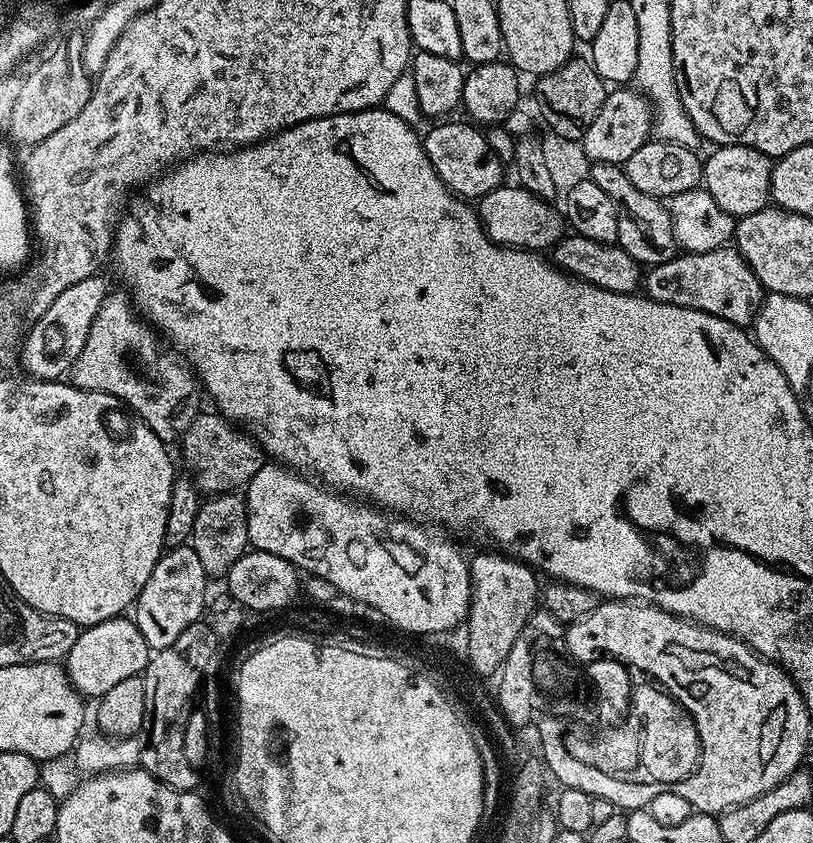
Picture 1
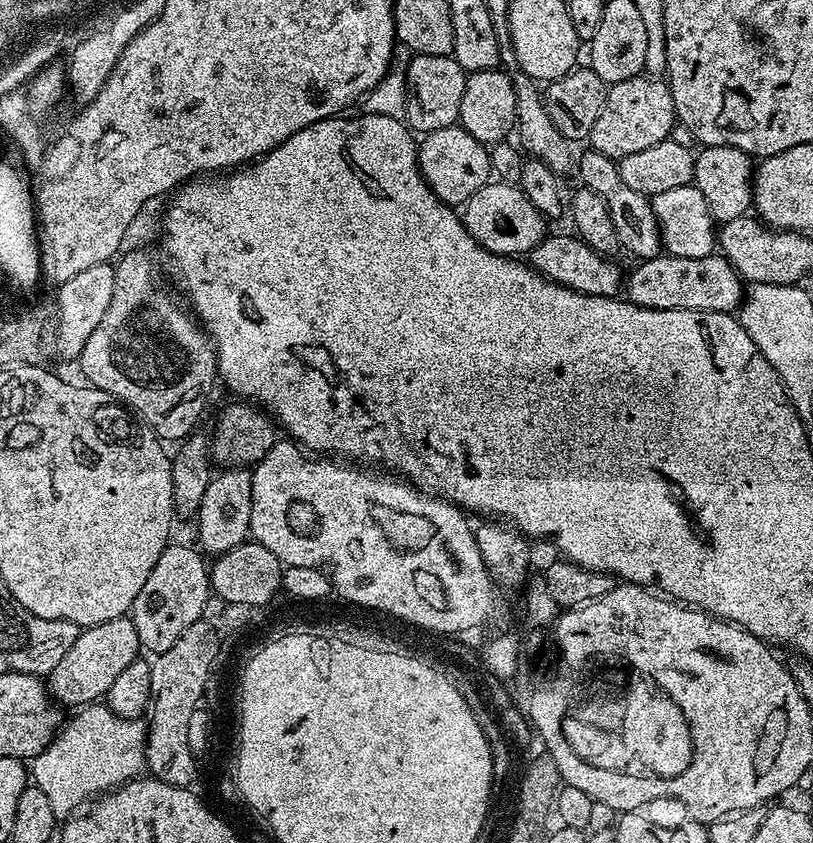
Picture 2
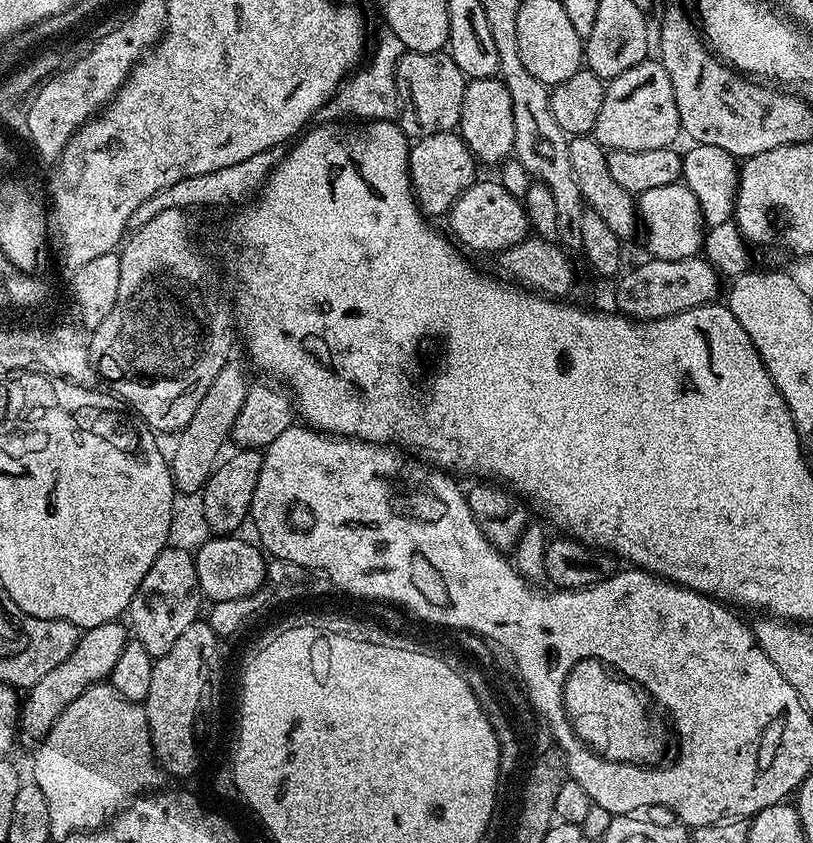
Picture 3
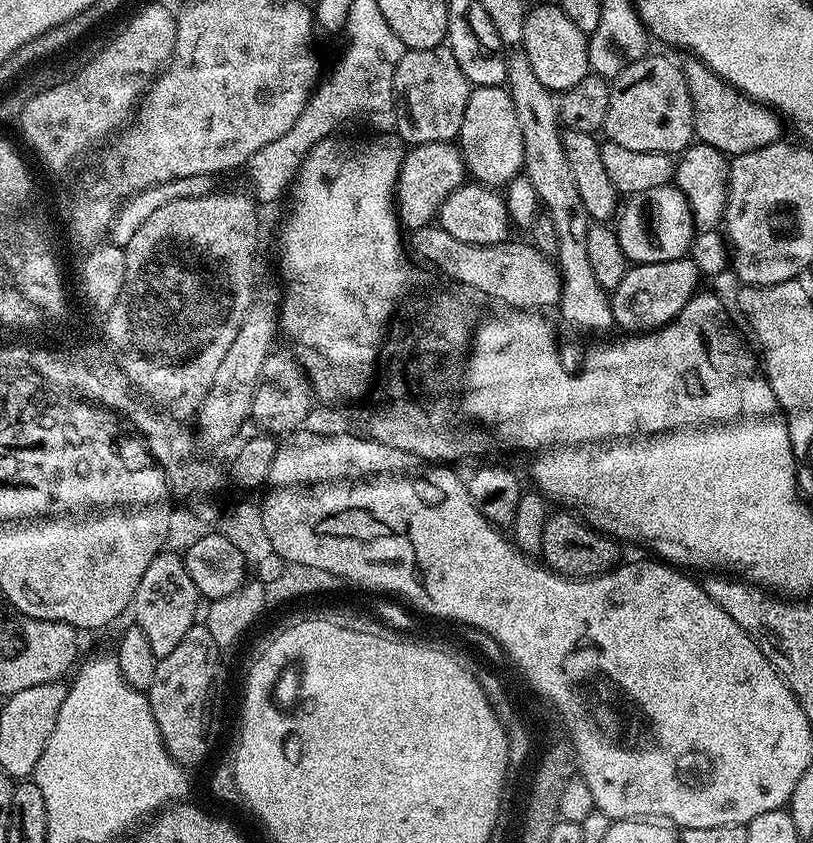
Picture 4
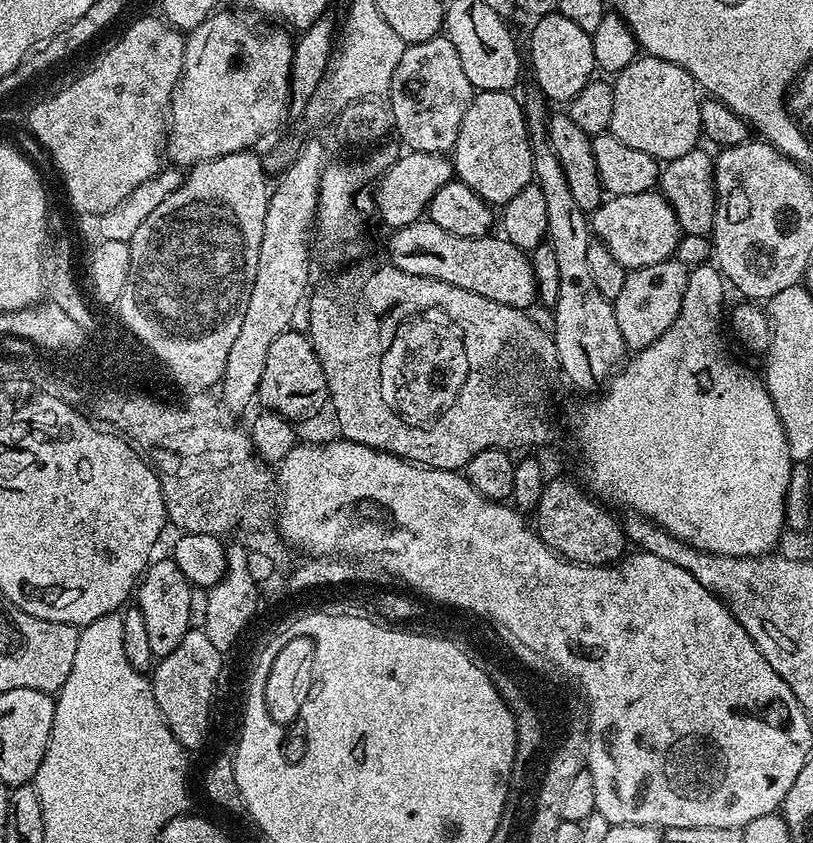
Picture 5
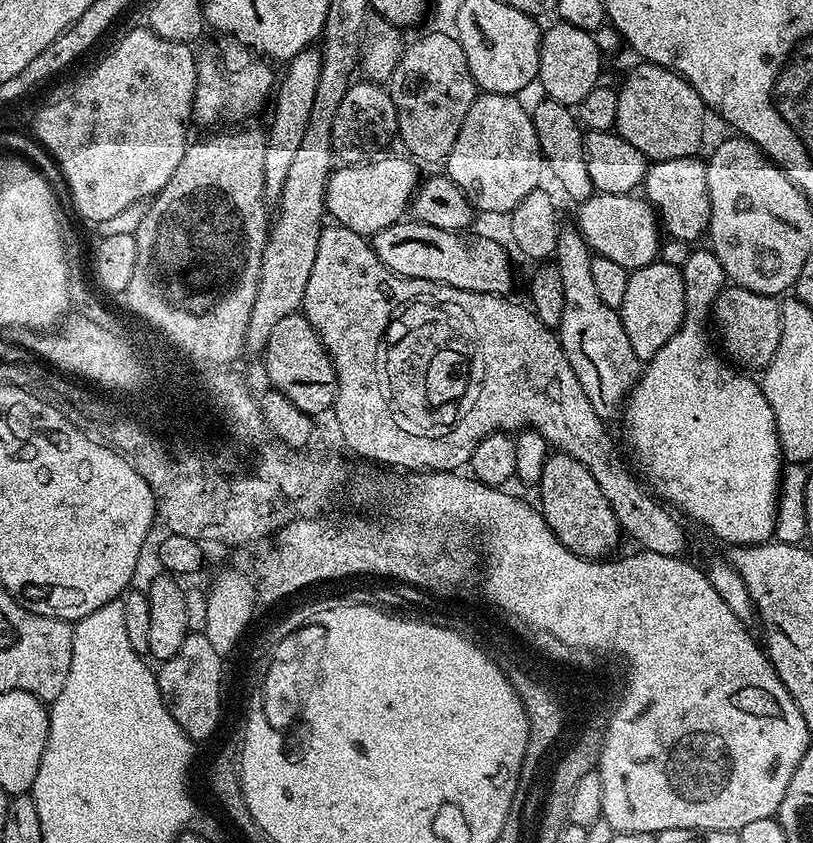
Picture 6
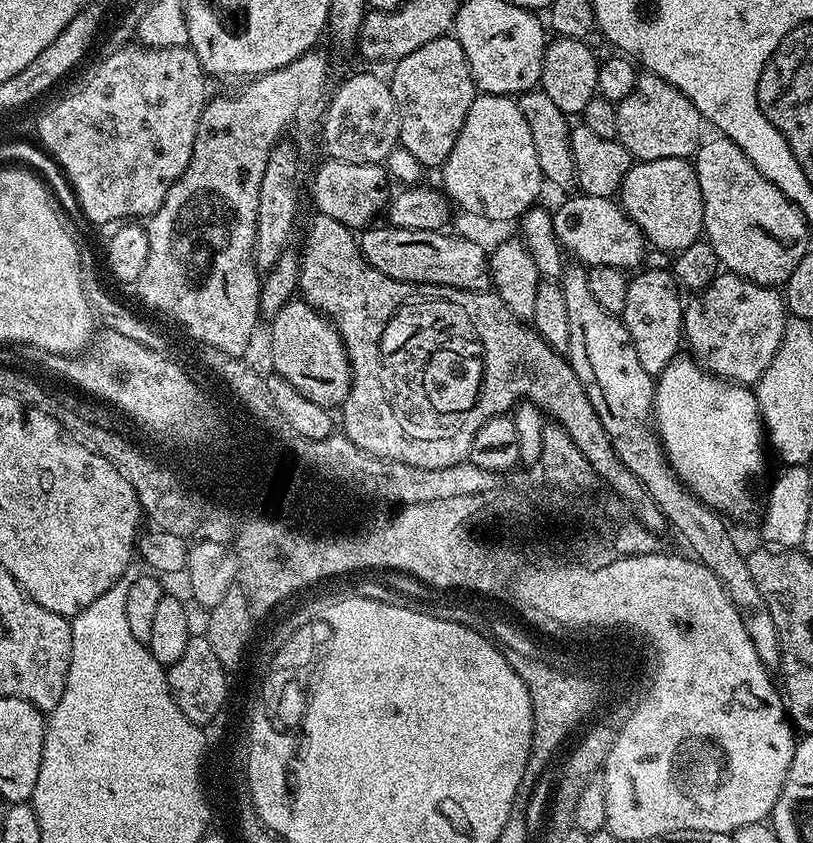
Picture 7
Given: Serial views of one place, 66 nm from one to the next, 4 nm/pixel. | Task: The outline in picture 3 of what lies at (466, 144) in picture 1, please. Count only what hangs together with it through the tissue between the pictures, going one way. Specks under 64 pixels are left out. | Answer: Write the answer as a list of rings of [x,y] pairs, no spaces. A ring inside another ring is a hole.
[[[455,131],[430,134],[415,141],[408,149],[408,173],[412,179],[412,190],[416,193],[416,203],[425,217],[443,217],[457,198],[478,179],[478,161],[466,146],[464,139]]]

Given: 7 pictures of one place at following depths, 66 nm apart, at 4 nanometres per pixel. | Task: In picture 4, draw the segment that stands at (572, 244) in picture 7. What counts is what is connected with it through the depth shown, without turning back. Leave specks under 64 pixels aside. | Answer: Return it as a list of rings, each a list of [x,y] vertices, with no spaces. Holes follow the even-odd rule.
[[[675,183],[667,184],[666,186],[654,186],[654,190],[642,190],[642,194],[627,197],[619,205],[614,227],[618,242],[622,246],[622,254],[632,264],[683,260],[689,255],[693,236],[698,231],[696,223],[692,221],[690,206],[686,202],[682,190],[676,187]]]

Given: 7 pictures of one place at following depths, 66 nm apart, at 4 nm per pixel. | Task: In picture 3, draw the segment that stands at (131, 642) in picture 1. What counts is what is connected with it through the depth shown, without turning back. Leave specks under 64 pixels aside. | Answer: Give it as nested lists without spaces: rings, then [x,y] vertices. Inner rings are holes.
[[[120,622],[83,629],[80,641],[74,646],[70,658],[54,666],[50,674],[38,678],[35,686],[27,689],[25,696],[28,697],[23,697],[20,709],[19,731],[23,735],[25,732],[33,742],[43,740],[44,735],[52,729],[54,722],[62,714],[62,710],[66,710],[66,706],[70,706],[74,698],[81,696],[93,684],[107,681],[111,677],[114,666],[118,666],[118,658],[122,658],[129,639],[129,629]]]

